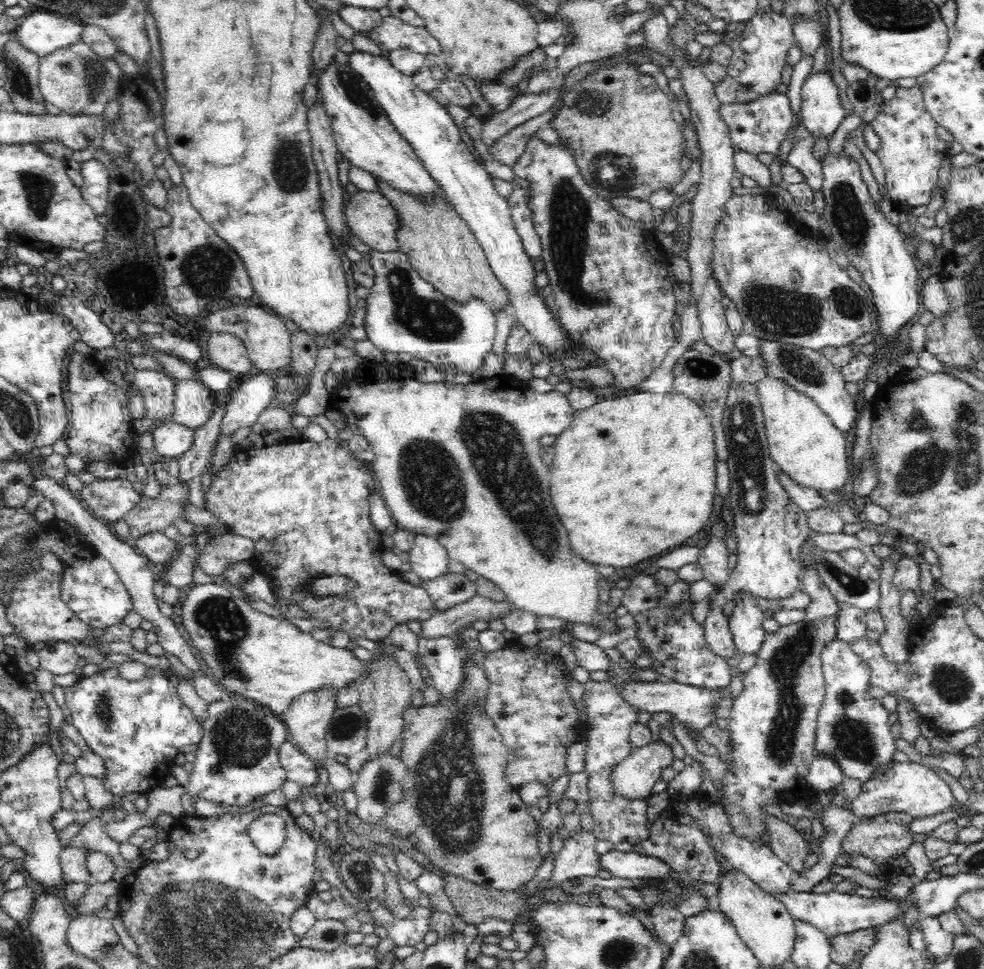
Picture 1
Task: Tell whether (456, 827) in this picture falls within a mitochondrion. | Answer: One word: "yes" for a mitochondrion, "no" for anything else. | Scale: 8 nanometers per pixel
yes

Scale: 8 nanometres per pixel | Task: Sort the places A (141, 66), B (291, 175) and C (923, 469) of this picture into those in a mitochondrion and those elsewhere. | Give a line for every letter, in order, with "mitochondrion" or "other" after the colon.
A: other
B: mitochondrion
C: mitochondrion

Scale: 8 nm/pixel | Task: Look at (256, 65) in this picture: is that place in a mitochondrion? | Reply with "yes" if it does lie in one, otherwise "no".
yes

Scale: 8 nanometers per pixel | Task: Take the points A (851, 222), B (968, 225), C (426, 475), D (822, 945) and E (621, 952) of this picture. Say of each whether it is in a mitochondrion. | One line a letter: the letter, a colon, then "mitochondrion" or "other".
A: mitochondrion
B: mitochondrion
C: mitochondrion
D: other
E: mitochondrion

